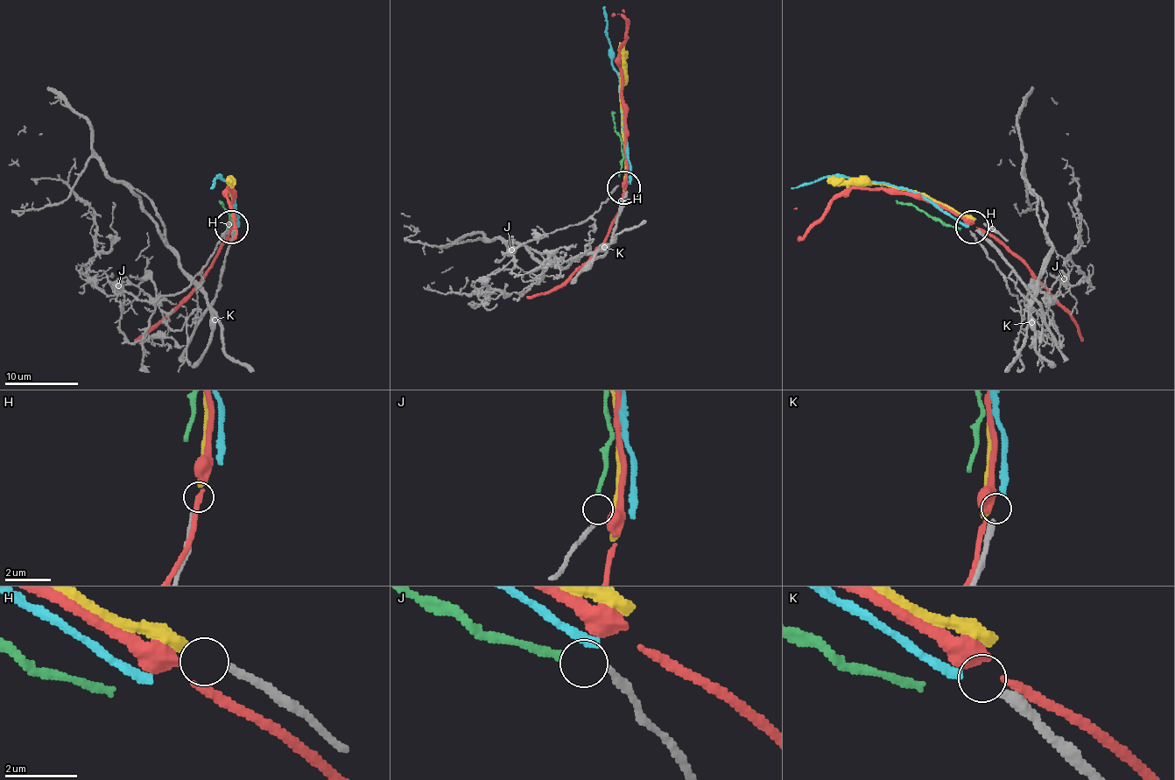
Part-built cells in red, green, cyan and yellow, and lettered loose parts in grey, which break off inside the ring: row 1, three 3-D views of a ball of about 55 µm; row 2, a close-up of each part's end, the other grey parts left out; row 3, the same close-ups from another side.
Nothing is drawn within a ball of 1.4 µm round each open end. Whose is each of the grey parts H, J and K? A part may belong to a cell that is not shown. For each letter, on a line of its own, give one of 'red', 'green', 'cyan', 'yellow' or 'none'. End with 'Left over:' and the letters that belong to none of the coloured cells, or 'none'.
H: yellow
J: green
K: none
Left over: K

